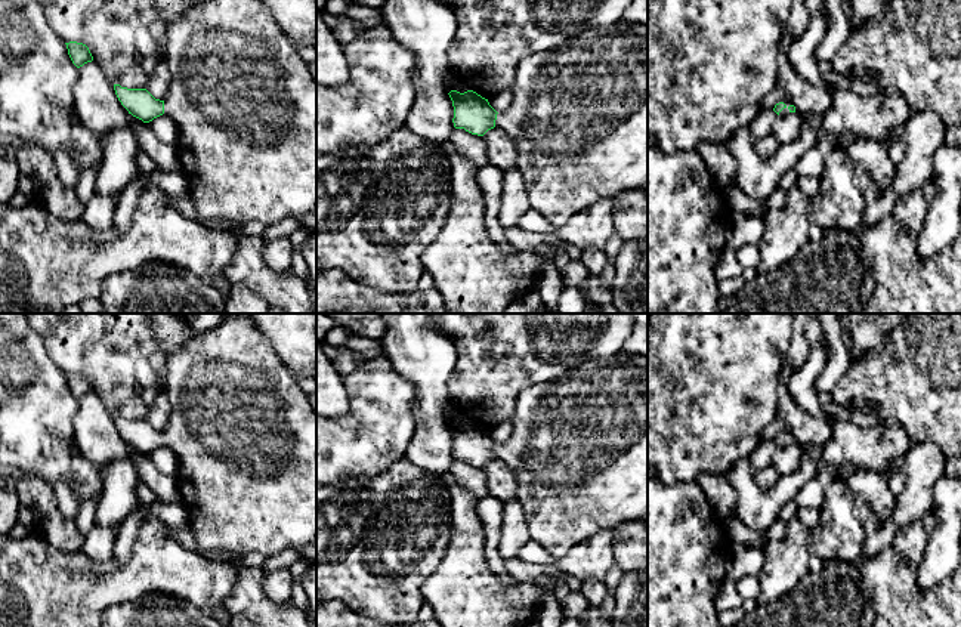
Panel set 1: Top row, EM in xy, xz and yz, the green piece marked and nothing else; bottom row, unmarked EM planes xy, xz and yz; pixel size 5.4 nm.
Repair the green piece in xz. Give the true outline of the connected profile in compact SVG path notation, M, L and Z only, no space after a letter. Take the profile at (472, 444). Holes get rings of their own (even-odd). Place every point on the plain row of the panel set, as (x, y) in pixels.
M619 352L612 356L590 359L575 368L568 370L557 379L544 380L541 383L523 387L517 395L512 423L513 430L510 436L504 442L497 444L489 436L488 430L482 429L473 421L467 421L464 424L451 421L448 426L454 438L452 454L455 460L464 460L472 466L483 467L488 461L498 458L512 469L517 479L517 501L523 510L529 535L543 546L549 556L560 559L572 546L597 534L599 531L612 531L622 522L634 522L648 518L648 358L624 355Z

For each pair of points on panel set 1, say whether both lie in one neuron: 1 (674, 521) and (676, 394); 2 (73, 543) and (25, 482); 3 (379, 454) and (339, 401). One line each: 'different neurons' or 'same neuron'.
1: different neurons
2: same neuron
3: different neurons

